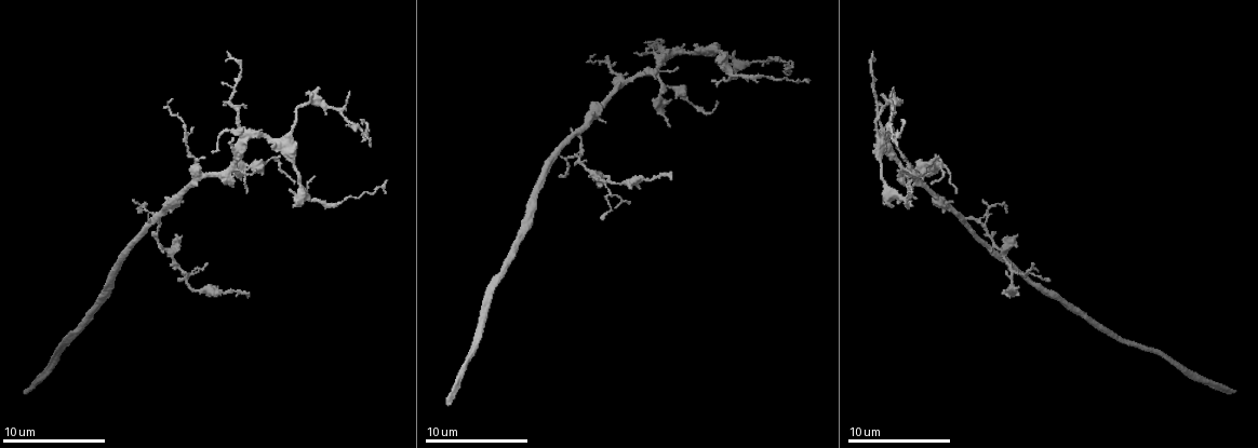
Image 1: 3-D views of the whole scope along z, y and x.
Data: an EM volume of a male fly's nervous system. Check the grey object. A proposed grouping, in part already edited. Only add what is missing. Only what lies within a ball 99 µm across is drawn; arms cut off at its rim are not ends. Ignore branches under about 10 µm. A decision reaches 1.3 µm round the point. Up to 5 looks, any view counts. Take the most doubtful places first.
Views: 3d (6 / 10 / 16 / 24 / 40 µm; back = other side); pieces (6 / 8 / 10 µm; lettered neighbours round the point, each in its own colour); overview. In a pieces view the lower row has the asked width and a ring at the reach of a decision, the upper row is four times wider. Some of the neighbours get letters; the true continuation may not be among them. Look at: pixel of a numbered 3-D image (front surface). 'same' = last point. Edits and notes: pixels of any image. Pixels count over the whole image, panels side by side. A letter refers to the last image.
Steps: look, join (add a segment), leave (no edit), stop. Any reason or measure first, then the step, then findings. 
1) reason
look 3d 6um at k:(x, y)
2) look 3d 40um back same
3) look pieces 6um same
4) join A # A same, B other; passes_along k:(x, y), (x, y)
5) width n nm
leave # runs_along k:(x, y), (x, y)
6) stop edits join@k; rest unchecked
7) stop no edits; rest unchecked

long arm stops here
look 3d 6um at 1:(247, 296)

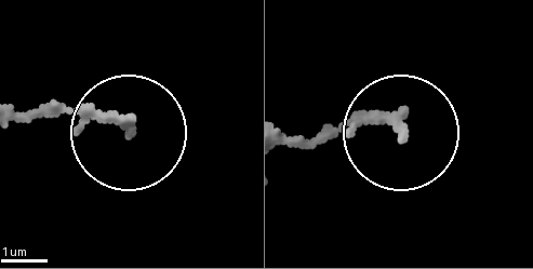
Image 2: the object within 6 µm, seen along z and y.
what lies round it
look pieces 6um at 2:(129, 128)

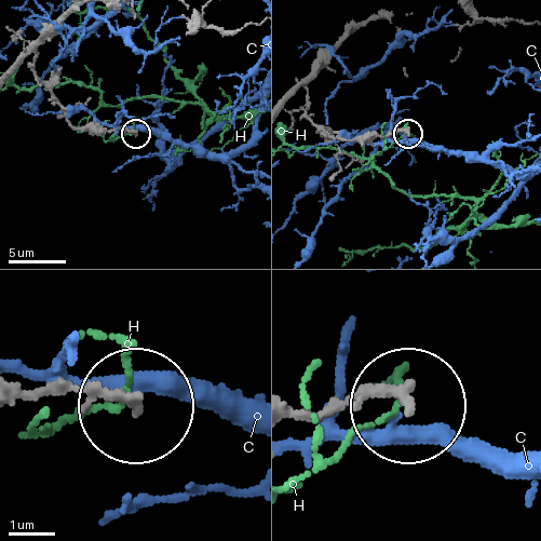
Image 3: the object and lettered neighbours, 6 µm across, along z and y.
width 230 nm
leave # C other, H other; runs_along 3:(22, 391), (134, 403); none of them fits

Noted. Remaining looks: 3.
an open end
look pieces 8um at 1:(910, 183)

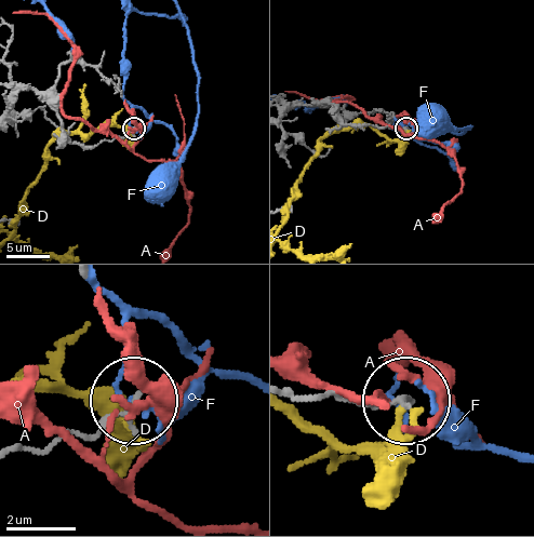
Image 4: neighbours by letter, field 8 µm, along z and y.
width 180 nm
leave # A other, D other, F other; runs_along 4:(292, 106), (330, 103), (348, 123), (405, 129); none of them fits

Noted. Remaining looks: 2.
look pieces 8um at 1:(871, 54)

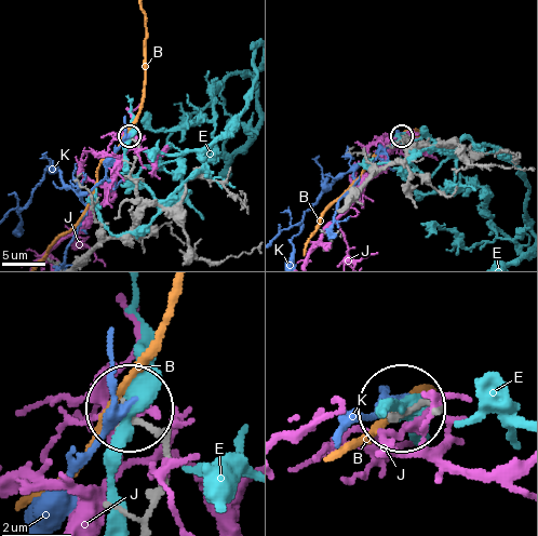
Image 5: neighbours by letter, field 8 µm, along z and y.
leave # B other, E other, J other, K other; runs_along 5:(143, 522), (166, 452), (134, 411); no lettered segment goes on from it

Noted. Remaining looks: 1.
stop no edits; rest unchecked

